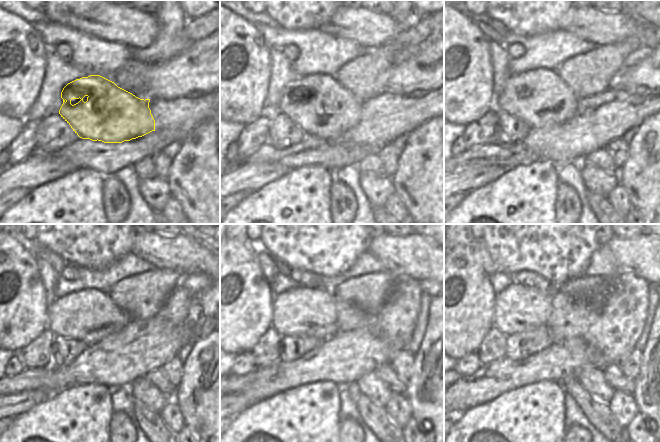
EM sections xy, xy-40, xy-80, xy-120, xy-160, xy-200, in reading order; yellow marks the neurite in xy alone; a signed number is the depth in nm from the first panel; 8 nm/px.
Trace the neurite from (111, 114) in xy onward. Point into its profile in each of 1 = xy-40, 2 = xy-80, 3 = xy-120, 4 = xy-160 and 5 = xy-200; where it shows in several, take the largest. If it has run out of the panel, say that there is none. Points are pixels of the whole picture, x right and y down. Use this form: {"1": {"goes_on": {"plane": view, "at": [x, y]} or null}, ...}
{"1": {"goes_on": {"plane": "xy-40", "at": [328, 110]}}, "2": {"goes_on": {"plane": "xy-80", "at": [539, 97]}}, "3": {"goes_on": {"plane": "xy-120", "at": [89, 315]}}, "4": {"goes_on": {"plane": "xy-160", "at": [298, 311]}}, "5": {"goes_on": {"plane": "xy-200", "at": [517, 308]}}}

